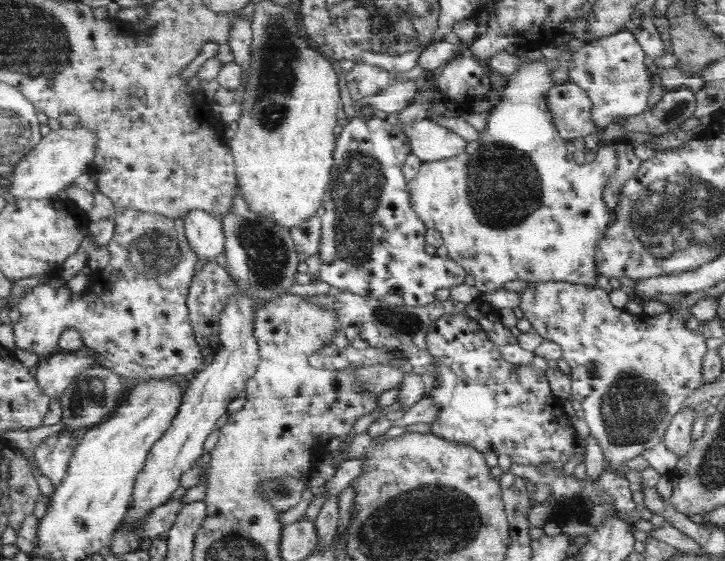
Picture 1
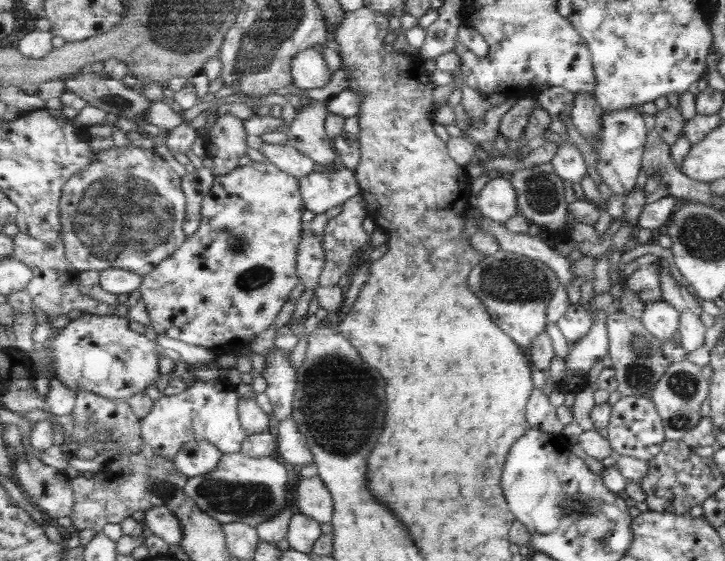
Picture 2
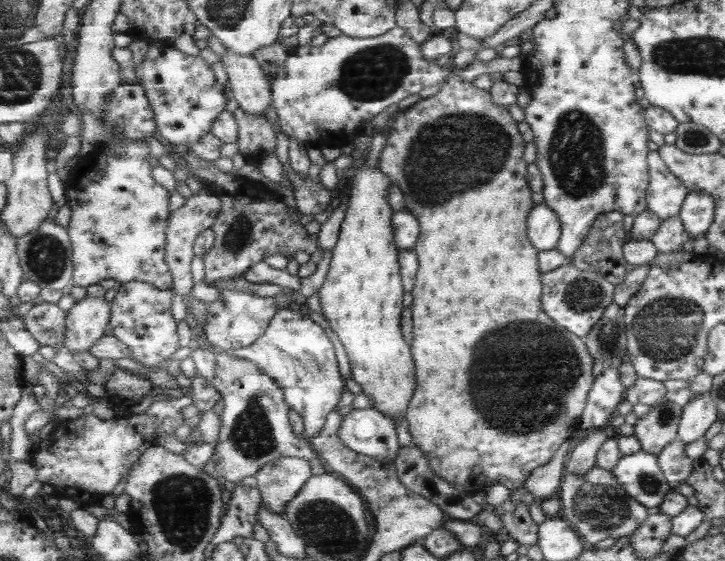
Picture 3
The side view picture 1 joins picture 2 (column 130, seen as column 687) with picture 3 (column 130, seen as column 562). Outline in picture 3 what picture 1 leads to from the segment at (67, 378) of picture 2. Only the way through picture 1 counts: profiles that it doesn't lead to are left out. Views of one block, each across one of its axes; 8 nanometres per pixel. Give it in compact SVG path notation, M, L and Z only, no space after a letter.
M129 281L119 286L118 295L111 302L112 320L107 334L116 336L130 348L132 361L145 367L163 368L181 348L177 321L172 311L174 293L145 281Z

